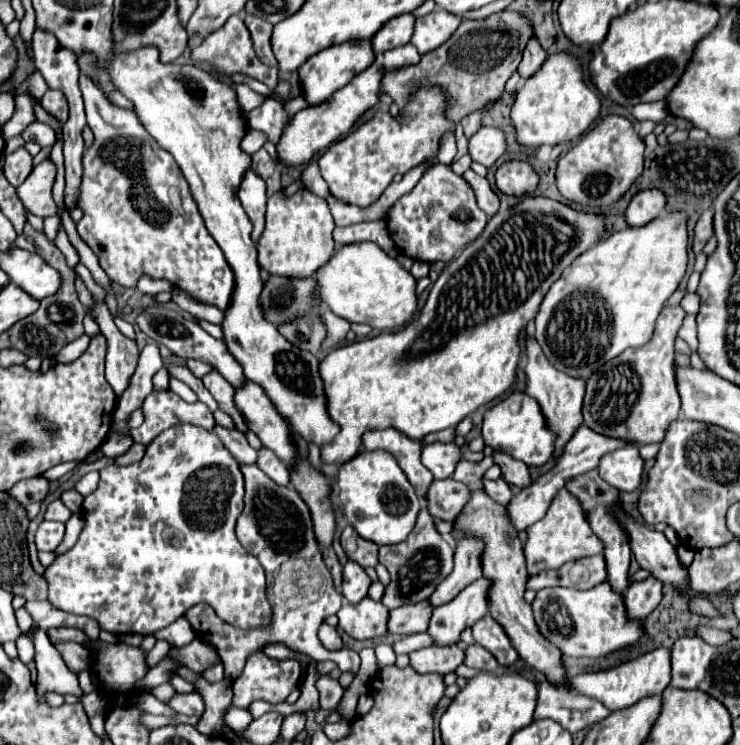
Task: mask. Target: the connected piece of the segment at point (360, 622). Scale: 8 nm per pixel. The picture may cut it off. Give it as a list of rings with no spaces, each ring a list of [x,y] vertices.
[[[363,598],[359,604],[343,604],[337,612],[339,626],[355,640],[369,640],[387,634],[389,610],[385,604]]]

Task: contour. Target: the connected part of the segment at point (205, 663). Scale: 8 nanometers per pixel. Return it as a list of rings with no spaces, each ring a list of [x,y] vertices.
[[[193,640],[191,644],[187,644],[183,648],[171,648],[171,652],[177,660],[183,662],[183,666],[187,666],[199,674],[203,674],[207,668],[221,662],[221,656],[217,656],[213,646],[207,642],[199,642],[199,640]]]

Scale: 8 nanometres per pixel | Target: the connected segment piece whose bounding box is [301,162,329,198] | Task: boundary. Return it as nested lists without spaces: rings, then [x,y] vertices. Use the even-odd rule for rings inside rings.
[[[311,162],[305,170],[303,170],[303,176],[301,176],[301,180],[305,182],[305,186],[309,188],[309,190],[315,190],[315,194],[317,196],[327,196],[327,184],[325,184],[325,180],[321,178],[321,174],[319,174],[319,170],[317,170],[317,162]]]

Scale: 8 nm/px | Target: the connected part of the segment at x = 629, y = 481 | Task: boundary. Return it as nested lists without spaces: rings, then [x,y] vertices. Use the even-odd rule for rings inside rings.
[[[633,446],[605,454],[599,464],[599,474],[605,482],[615,486],[619,492],[633,492],[643,482],[645,460],[639,456],[639,450]]]

